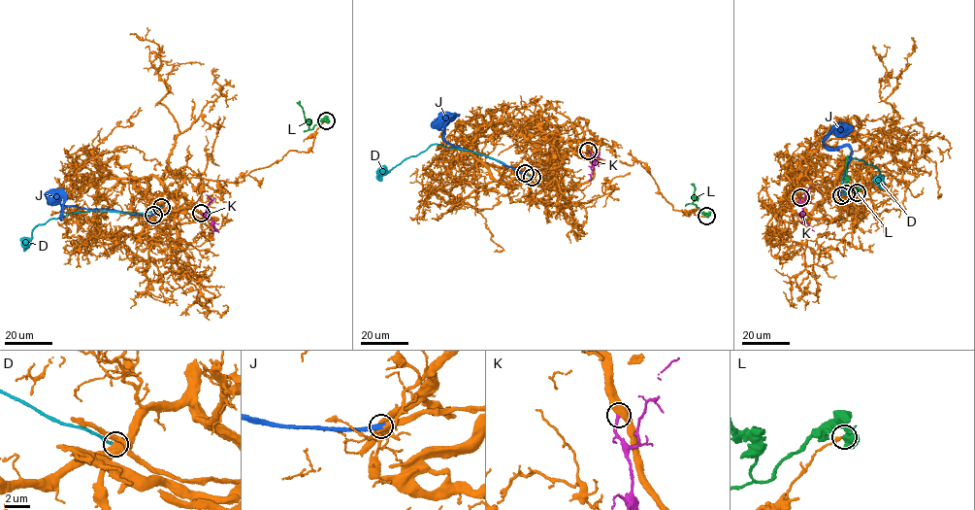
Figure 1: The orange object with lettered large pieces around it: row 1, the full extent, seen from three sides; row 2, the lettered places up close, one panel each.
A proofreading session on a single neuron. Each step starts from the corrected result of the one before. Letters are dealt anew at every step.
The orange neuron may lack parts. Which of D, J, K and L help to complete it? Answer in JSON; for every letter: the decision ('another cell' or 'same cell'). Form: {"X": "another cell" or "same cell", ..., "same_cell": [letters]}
{"D": "another cell", "J": "same cell", "K": "another cell", "L": "another cell", "same_cell": ["J"]}

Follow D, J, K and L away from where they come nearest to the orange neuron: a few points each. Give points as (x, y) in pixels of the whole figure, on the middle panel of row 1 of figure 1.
D: (532, 177), (475, 152), (438, 144), (406, 158), (387, 174), (375, 177)
J: (524, 173), (448, 143), (444, 128), (445, 120), (453, 114), (455, 116), (448, 120), (431, 124)
K: (588, 151), (594, 163), (590, 183)
L: (706, 216), (693, 202), (696, 199), (694, 185)

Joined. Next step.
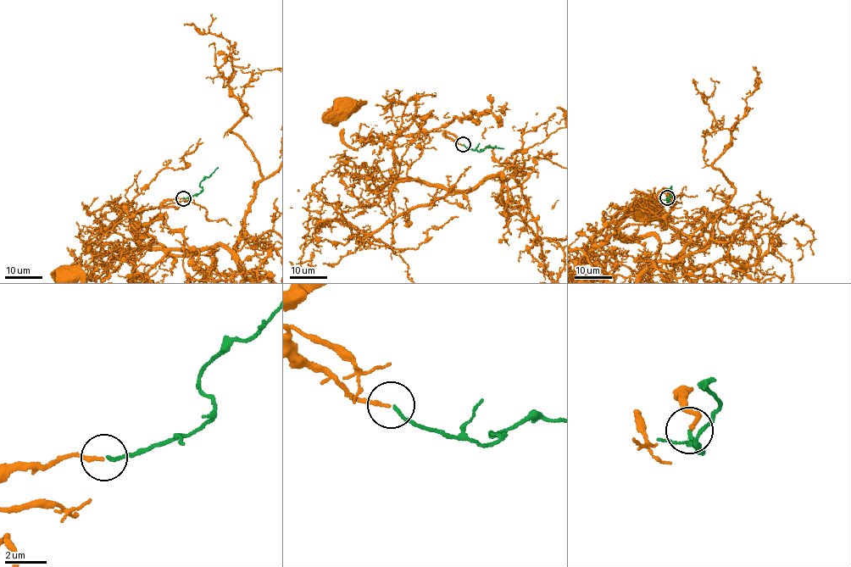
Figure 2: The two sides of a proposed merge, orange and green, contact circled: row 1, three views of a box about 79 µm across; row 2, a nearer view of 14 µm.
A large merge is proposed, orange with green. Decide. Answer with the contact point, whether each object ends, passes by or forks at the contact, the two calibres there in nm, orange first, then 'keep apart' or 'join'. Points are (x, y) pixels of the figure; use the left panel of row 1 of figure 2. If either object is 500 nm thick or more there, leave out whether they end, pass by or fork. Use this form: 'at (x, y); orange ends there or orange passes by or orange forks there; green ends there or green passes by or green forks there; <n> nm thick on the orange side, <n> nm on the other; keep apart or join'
at (183, 198); orange ends there; green ends there; 170 nm thick on the orange side, 140 nm on the other; join

